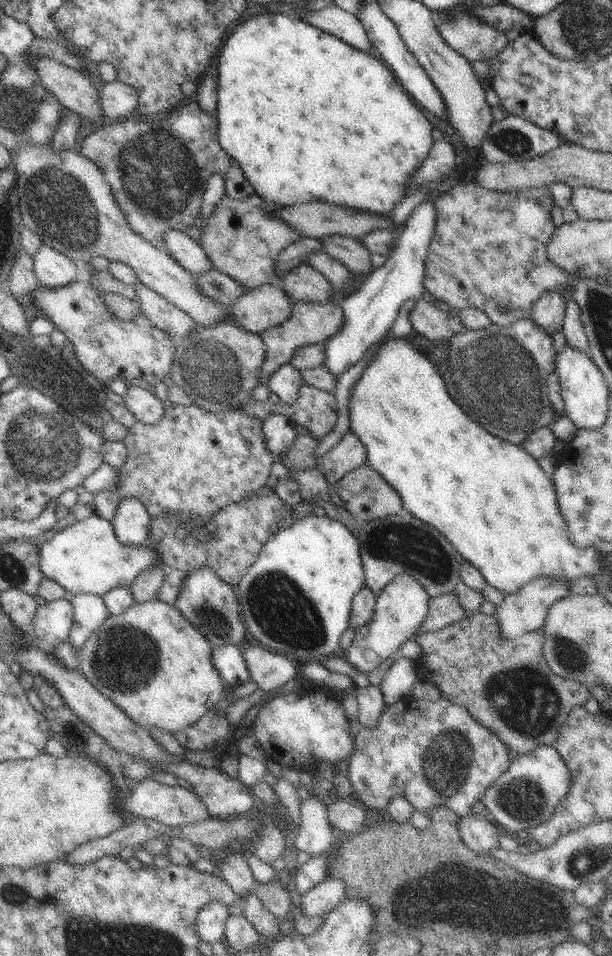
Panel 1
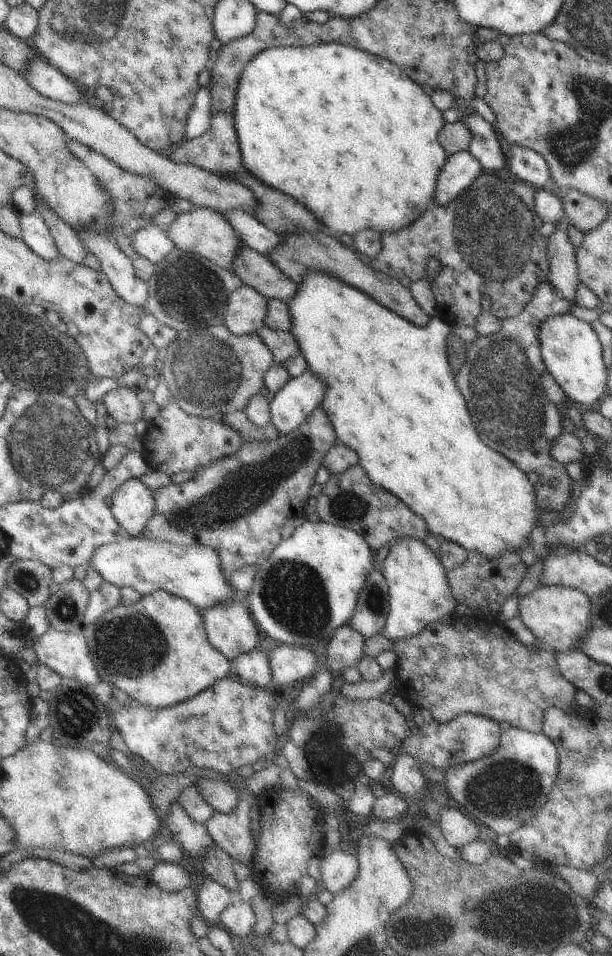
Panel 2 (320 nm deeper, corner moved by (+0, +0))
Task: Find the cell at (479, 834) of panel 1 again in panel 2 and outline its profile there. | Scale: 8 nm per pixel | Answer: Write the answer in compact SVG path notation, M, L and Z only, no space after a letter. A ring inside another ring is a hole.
M446 806L439 812L439 815L439 827L450 846L459 849L473 840L478 840L479 828L476 827L476 823L469 820L458 809Z

